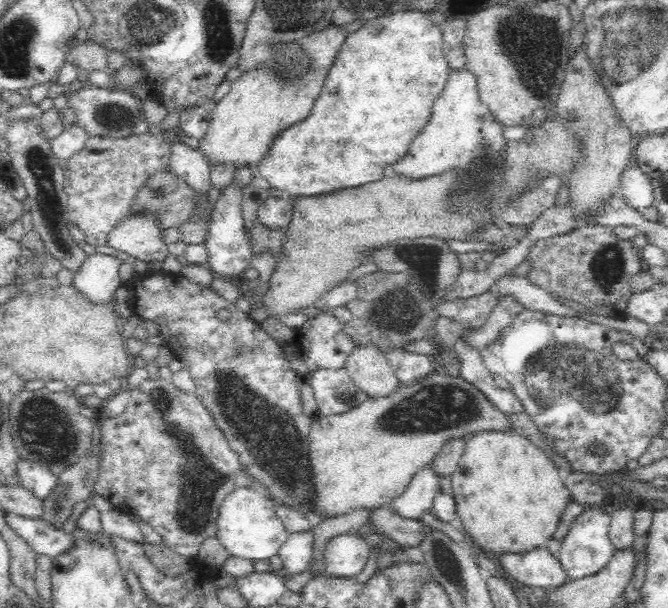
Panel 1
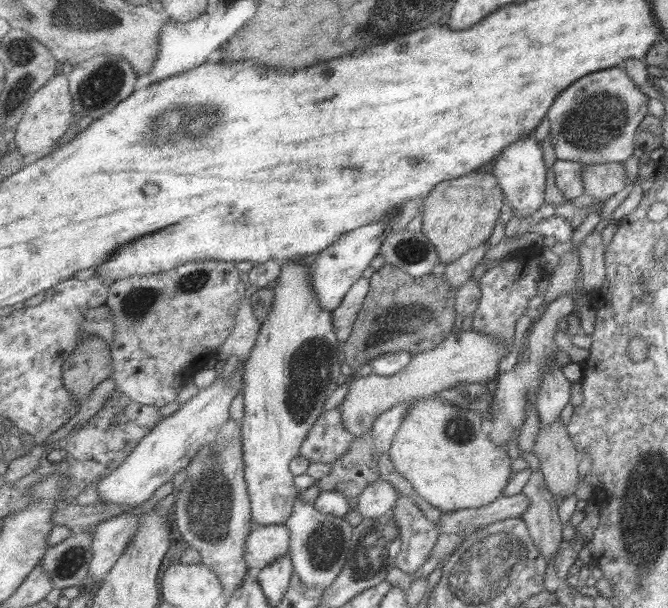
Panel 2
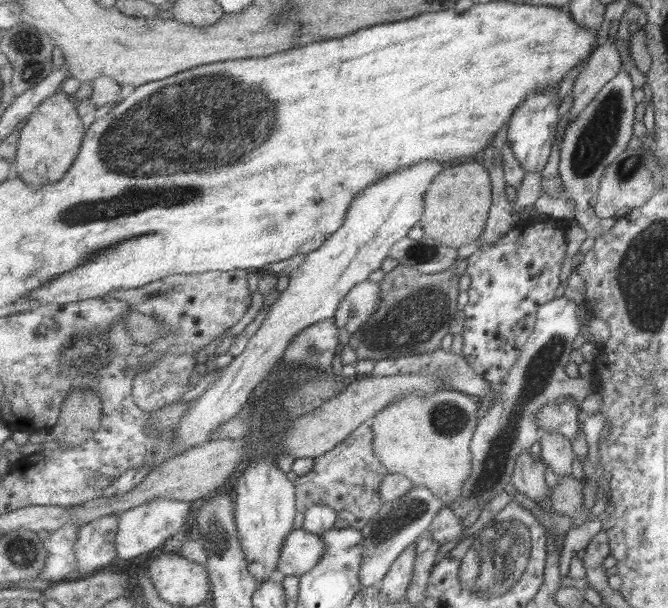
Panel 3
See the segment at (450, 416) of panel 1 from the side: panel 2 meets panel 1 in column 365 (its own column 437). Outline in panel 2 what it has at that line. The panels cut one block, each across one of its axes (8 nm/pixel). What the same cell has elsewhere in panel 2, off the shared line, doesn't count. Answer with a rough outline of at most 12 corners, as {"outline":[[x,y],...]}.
{"outline":[[409,408],[390,455],[442,513],[495,502],[511,456],[479,412]]}

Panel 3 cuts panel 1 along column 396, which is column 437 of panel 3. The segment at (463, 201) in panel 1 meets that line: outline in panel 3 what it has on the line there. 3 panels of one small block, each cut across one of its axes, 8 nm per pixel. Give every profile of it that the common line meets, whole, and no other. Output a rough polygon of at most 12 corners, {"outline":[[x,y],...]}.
{"outline":[[446,165],[359,193],[247,349],[186,410],[180,453],[247,406],[295,338],[333,318],[422,222]]}

